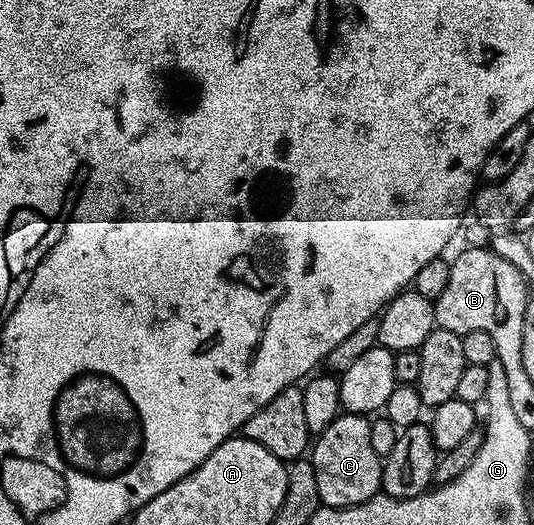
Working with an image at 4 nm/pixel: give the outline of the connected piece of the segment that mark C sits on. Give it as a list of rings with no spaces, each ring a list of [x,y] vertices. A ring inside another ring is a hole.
[[[341,412],[315,438],[310,449],[314,467],[314,479],[318,479],[318,495],[321,506],[330,509],[345,509],[361,505],[381,492],[384,480],[382,458],[370,447],[371,420],[358,413]]]

